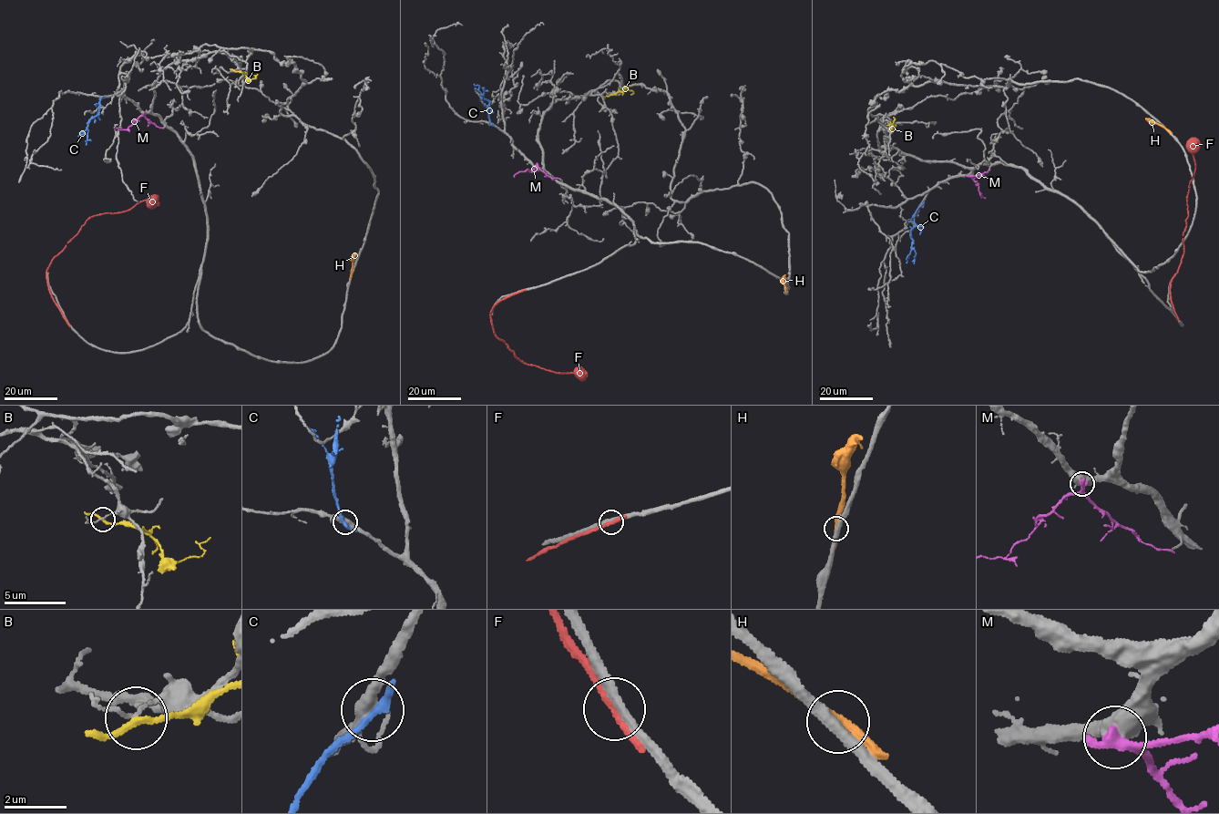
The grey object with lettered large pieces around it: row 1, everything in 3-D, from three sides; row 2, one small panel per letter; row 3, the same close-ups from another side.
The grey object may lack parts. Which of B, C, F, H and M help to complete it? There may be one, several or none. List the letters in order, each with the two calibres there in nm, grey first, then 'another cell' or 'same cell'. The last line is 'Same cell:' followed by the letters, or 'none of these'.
B: 90 nm thick on the grey side, 190 nm on the other; another cell
C: 320 nm thick on the grey side, 360 nm on the other; another cell
F: 320 nm thick on the grey side, 260 nm on the other; another cell
H: 360 nm thick on the grey side, 280 nm on the other; another cell
M: 750 nm thick on the grey side, 320 nm on the other; another cell
Same cell: none of these

